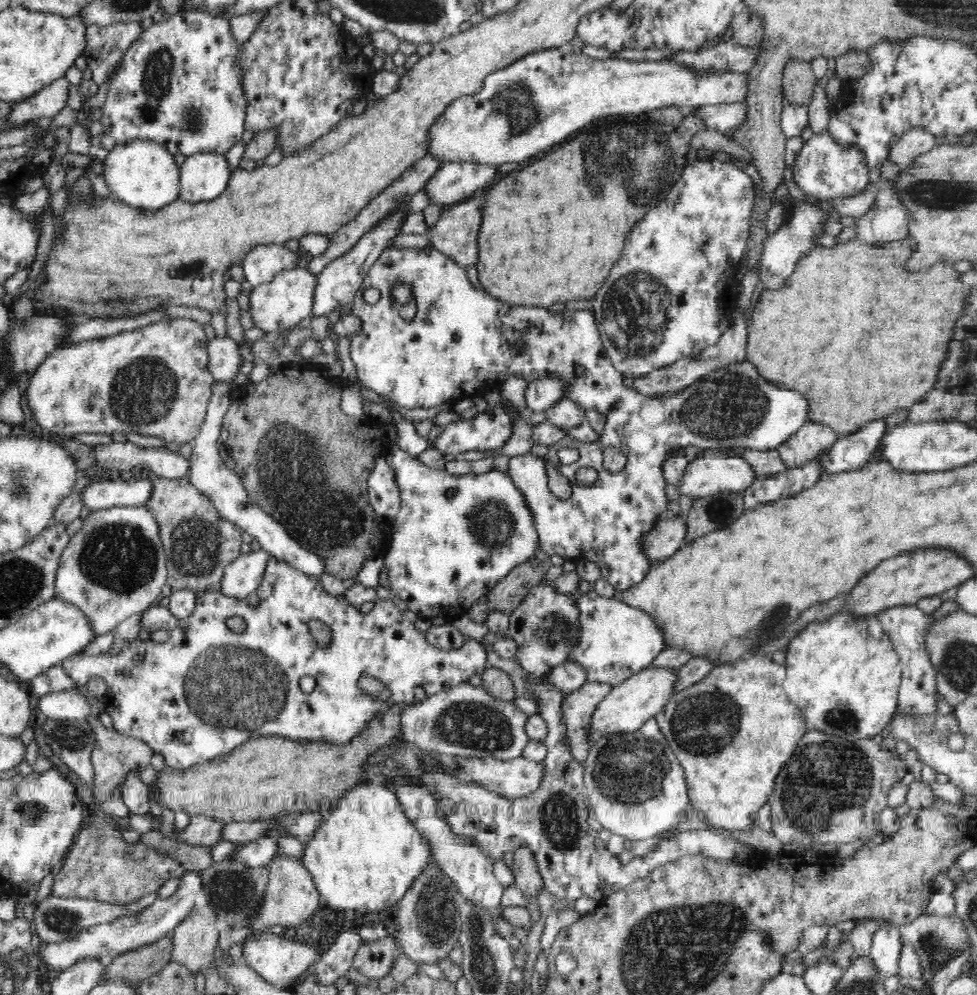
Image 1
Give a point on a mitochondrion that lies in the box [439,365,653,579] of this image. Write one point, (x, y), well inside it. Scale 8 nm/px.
(492, 522)

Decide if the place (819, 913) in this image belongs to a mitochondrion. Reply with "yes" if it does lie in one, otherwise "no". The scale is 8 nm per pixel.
no

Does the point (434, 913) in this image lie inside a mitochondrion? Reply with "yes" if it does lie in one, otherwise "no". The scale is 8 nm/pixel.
yes

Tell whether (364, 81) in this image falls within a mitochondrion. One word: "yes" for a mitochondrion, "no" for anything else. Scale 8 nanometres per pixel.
no

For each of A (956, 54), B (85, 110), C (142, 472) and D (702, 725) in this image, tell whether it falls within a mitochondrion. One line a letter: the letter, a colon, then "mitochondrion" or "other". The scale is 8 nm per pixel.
A: other
B: other
C: other
D: mitochondrion

